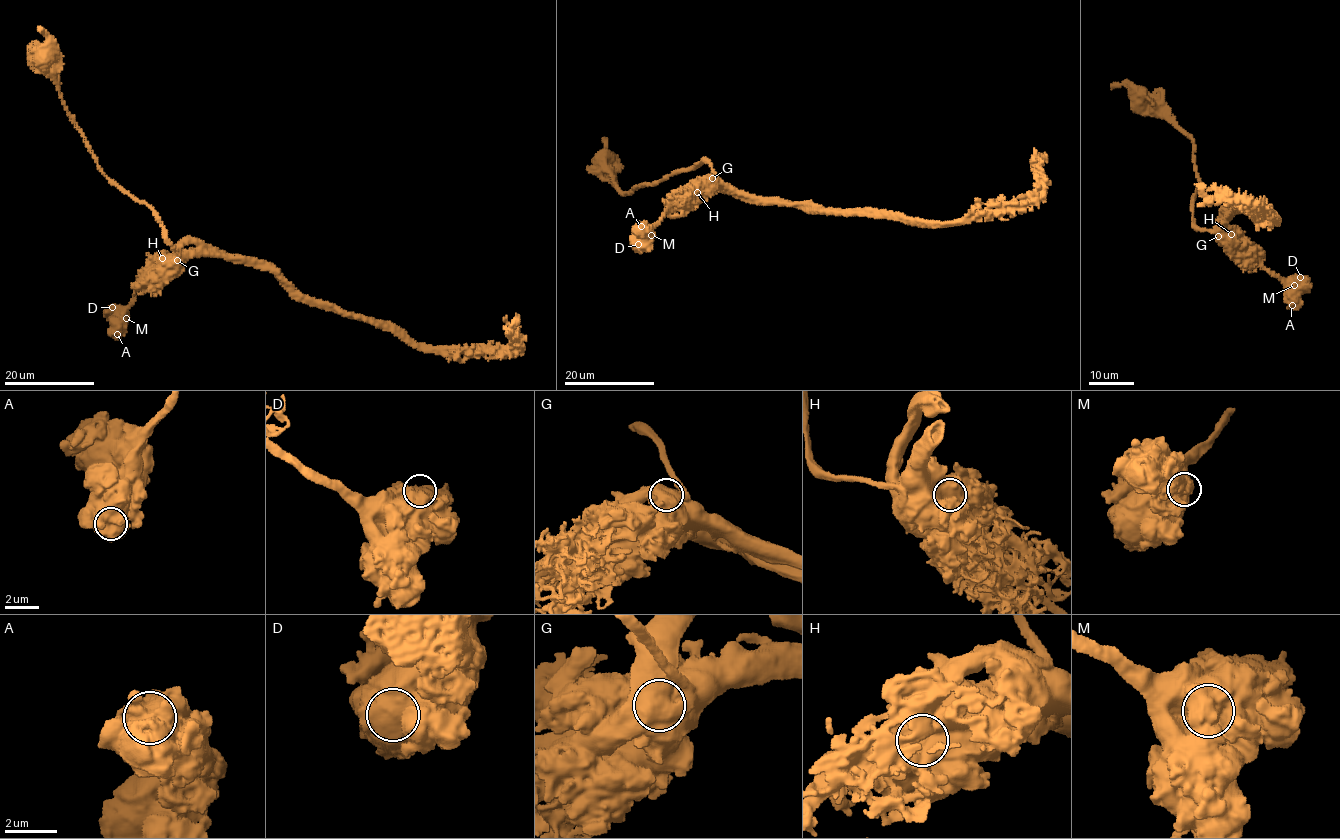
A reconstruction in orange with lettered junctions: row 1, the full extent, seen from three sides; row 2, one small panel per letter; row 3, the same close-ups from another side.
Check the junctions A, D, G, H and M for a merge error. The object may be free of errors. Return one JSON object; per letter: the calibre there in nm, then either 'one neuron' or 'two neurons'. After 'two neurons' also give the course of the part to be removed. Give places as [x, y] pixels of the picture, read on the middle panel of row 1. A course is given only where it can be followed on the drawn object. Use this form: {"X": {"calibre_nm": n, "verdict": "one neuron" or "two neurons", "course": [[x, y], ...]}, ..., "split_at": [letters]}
{"A": {"calibre_nm": 1350, "verdict": "one neuron"}, "D": {"calibre_nm": 1150, "verdict": "one neuron"}, "G": {"calibre_nm": 1250, "verdict": "two neurons", "course": [[713, 178], [728, 190], [756, 201], [807, 201], [831, 211], [869, 210], [931, 223], [965, 220], [976, 206]]}, "H": {"calibre_nm": 1100, "verdict": "one neuron"}, "M": {"calibre_nm": 1250, "verdict": "one neuron"}, "split_at": ["G"]}

